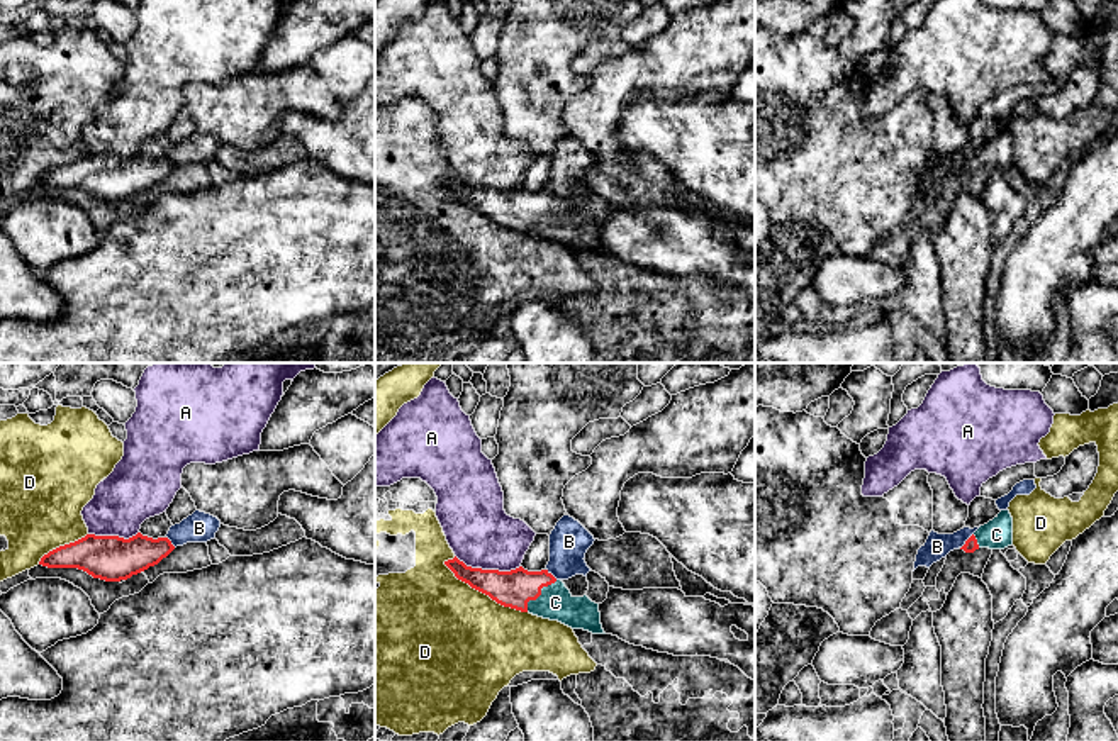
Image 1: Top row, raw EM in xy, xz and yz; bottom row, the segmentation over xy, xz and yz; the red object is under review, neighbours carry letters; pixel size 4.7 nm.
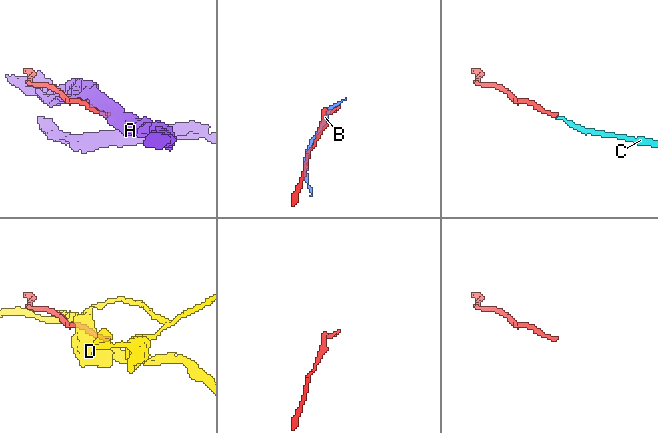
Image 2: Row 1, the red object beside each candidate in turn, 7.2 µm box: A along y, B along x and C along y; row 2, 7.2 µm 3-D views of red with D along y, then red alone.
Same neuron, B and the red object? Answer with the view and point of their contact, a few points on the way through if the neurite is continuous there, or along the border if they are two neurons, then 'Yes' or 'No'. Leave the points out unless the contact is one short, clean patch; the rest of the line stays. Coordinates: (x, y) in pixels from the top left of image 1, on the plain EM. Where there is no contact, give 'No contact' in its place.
Touches red at yz (966, 161). Boundary: yz (972, 153), (961, 168). No

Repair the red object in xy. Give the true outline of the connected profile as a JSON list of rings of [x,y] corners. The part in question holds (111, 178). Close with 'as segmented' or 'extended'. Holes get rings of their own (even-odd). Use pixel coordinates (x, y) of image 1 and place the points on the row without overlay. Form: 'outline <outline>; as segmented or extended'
outline [[[137,153],[124,159],[119,156],[85,158],[59,166],[44,175],[39,185],[48,188],[78,188],[105,202],[127,200],[166,178],[175,166],[168,158],[148,158]]]; as segmented

